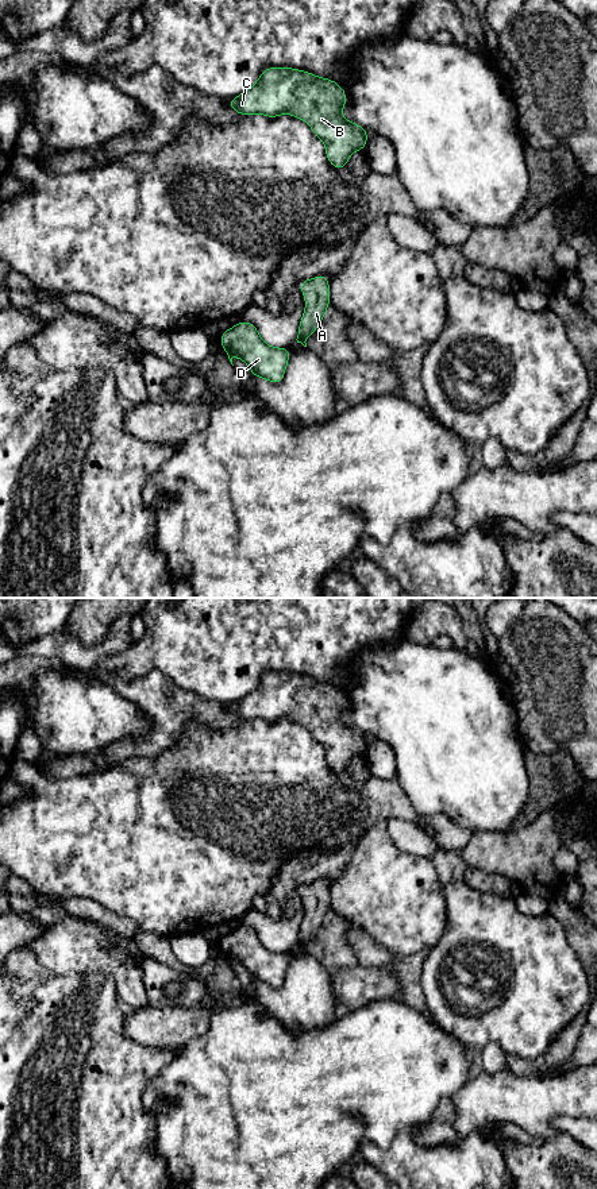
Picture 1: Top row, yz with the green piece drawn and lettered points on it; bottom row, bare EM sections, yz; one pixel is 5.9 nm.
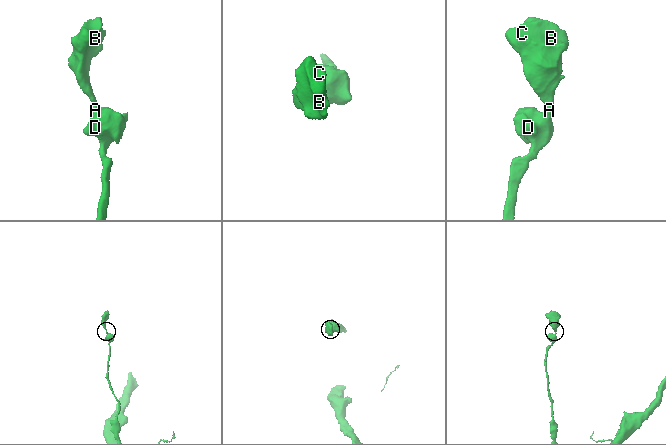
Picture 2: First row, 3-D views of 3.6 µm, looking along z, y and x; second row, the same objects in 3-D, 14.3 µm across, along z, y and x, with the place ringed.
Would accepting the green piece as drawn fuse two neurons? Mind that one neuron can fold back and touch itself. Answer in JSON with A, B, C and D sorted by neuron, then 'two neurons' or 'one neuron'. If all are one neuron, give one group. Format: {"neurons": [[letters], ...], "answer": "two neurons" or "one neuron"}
{"neurons": [["A", "B", "C", "D"]], "answer": "one neuron"}

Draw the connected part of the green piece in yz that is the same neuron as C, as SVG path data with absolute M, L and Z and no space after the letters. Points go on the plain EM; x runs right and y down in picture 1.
M265 672L257 687L231 703L228 711L242 721L265 719L276 723L288 718L308 727L313 738L323 745L328 767L339 775L347 772L354 756L365 756L369 741L362 730L343 722L342 714L346 707L344 694L334 684L294 672Z

